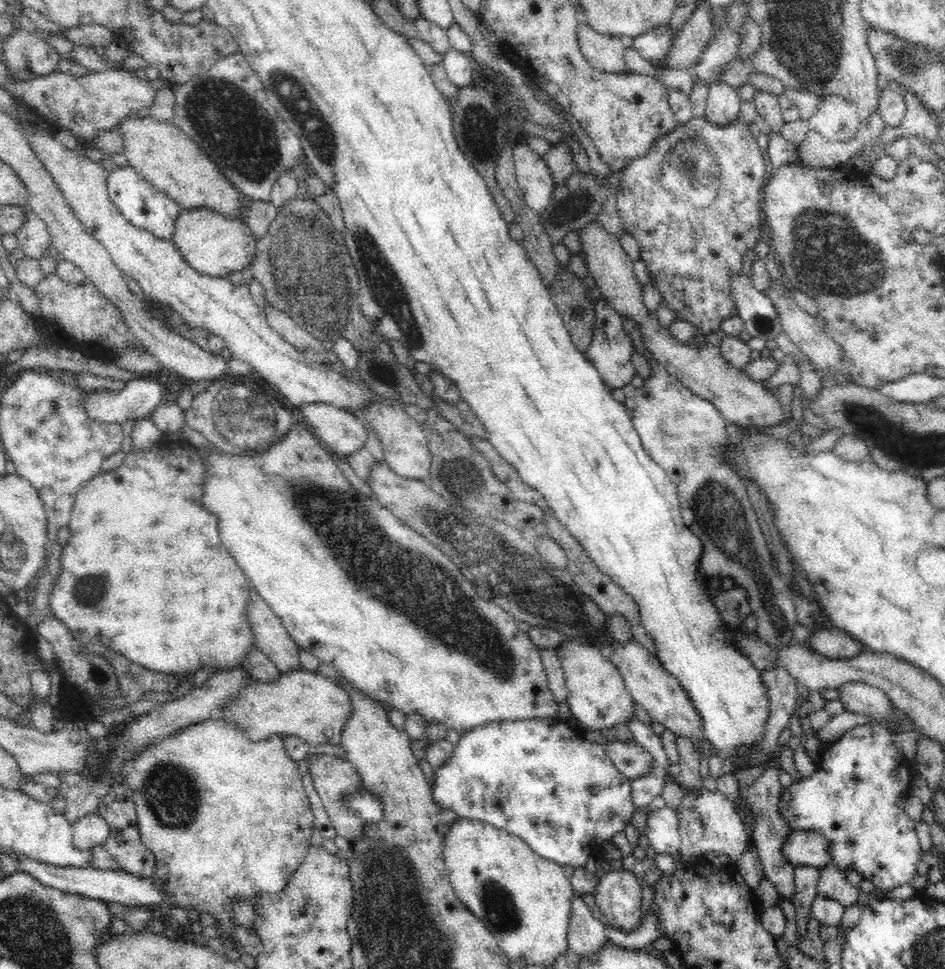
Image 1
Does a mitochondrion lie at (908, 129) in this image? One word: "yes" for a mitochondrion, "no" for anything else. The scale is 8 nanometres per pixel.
no

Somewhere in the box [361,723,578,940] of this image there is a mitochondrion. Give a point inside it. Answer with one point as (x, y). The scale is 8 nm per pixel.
(497, 903)

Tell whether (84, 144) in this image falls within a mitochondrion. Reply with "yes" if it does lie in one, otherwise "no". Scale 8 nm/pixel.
no

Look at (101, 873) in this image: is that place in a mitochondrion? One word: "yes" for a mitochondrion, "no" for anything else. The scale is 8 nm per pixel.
no

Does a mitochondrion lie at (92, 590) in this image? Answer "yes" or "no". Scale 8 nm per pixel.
yes

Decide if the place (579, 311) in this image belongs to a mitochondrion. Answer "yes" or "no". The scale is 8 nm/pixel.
yes

